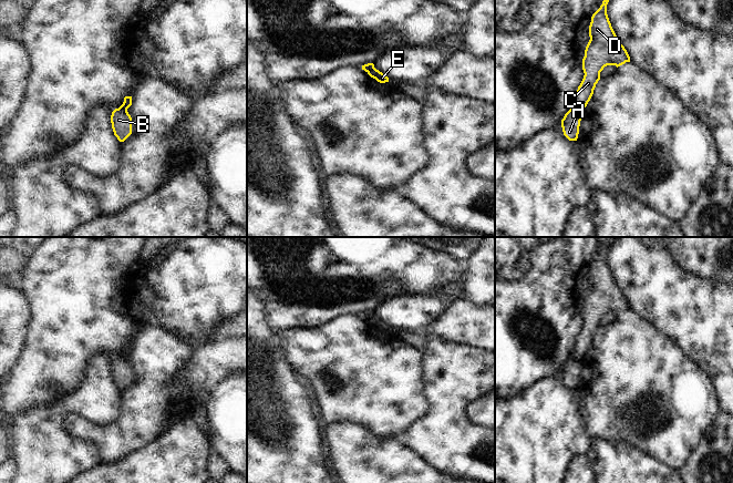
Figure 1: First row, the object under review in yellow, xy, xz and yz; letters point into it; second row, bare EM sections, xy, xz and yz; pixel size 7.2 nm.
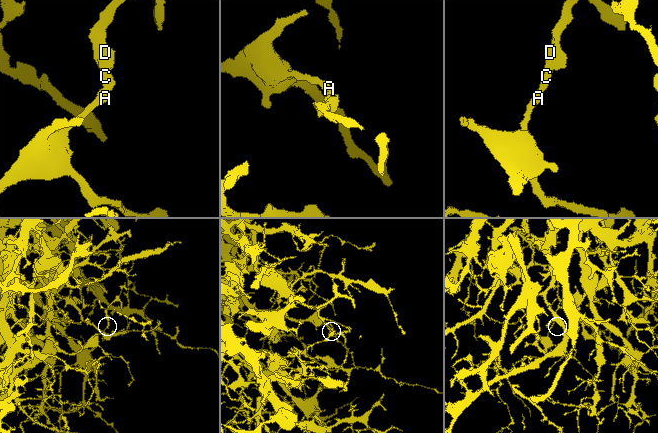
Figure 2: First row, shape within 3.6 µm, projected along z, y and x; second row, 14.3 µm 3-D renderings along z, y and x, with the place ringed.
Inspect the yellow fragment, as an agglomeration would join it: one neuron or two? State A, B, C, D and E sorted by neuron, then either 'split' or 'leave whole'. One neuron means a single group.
groups A B / C D E; split

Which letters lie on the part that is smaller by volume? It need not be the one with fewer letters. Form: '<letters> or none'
C, D, E

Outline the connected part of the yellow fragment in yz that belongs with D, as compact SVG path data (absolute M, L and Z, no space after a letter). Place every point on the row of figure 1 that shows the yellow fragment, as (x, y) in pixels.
M603 0L600 8L592 14L589 25L590 40L582 59L584 79L578 86L571 109L581 114L590 101L600 72L607 65L617 68L630 62L630 56L616 35L607 14L609 0Z

